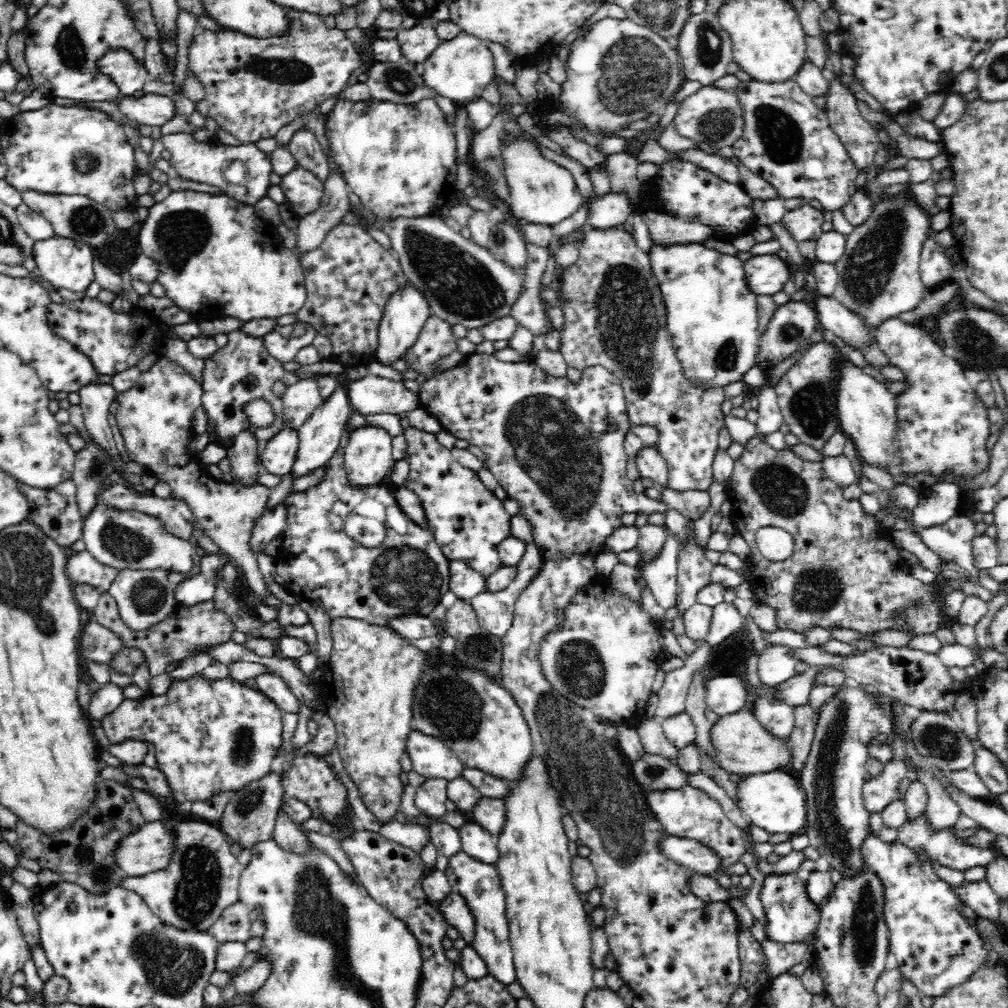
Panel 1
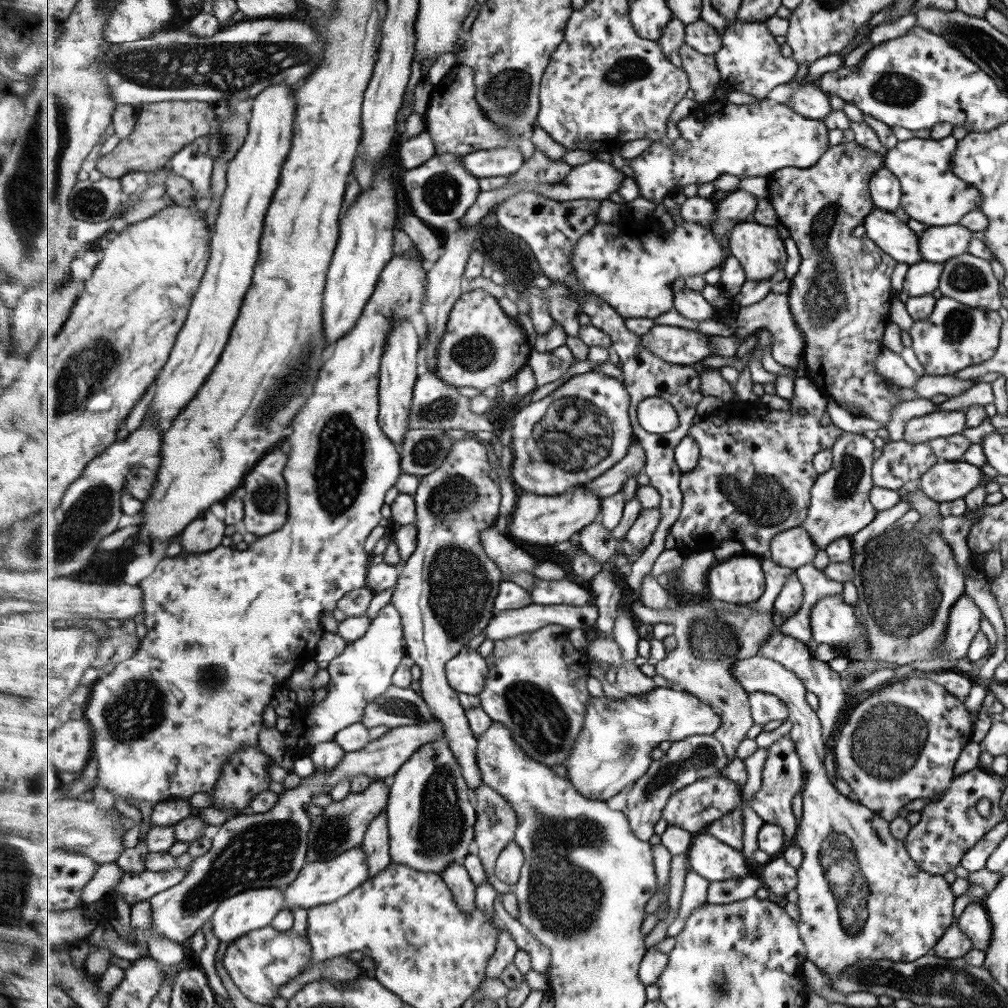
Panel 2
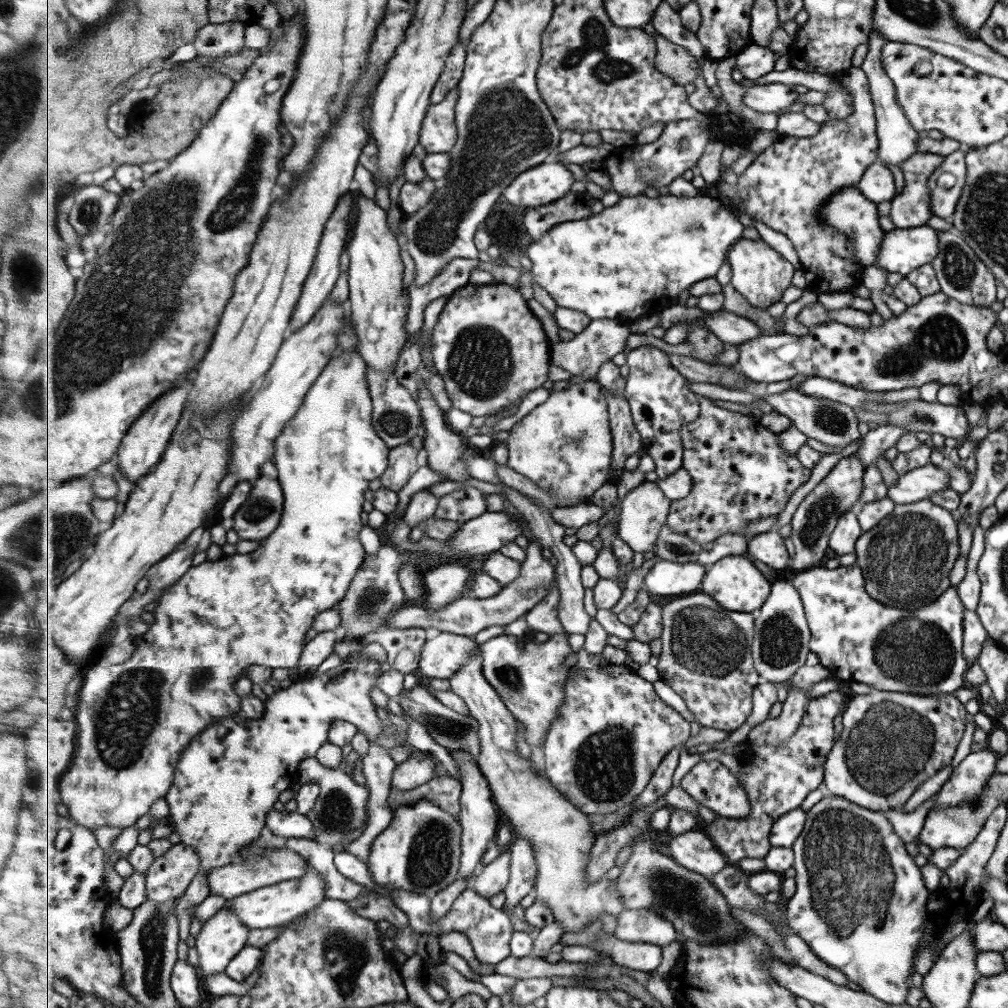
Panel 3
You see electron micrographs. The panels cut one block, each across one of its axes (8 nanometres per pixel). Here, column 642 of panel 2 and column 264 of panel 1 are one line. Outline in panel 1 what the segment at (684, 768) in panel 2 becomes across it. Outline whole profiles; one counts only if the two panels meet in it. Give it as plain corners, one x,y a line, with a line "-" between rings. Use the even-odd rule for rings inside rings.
273,771
260,780
250,782
247,787
238,792
228,794
227,806
218,828
227,836
227,839
240,850
250,850
257,843
268,840
273,834
276,811
282,806
285,797
284,780

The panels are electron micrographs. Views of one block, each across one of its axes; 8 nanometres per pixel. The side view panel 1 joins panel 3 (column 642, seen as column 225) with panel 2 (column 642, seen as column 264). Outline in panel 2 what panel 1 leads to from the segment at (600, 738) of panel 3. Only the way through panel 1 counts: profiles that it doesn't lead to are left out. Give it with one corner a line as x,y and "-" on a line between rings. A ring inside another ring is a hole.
659,687
645,695
624,695
618,700
591,696
587,714
584,730
581,731
576,748
566,764
568,778
586,797
604,801
623,792
629,784
637,782
650,769
654,761
652,750
655,750
661,742
668,740
674,743
695,735
715,736
724,723
724,718
709,704
705,704
703,700
689,692
679,692
679,689
671,687

